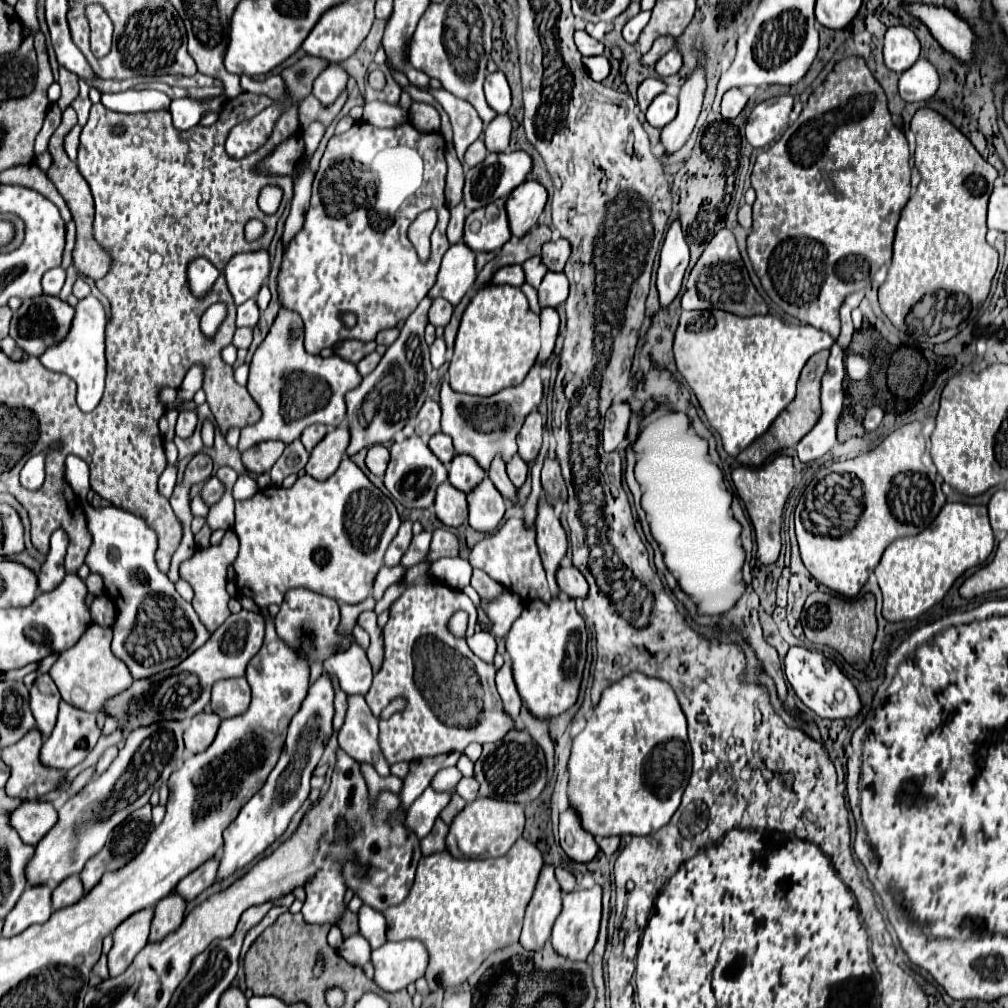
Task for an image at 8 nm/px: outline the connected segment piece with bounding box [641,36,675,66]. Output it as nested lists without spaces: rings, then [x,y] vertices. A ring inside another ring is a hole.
[[[661,36],[659,40],[655,40],[655,44],[653,44],[653,48],[641,58],[641,64],[643,66],[653,66],[671,46],[673,46],[673,36]]]

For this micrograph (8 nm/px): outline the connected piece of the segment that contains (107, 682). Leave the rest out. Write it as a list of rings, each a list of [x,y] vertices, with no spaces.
[[[91,624],[87,632],[81,636],[81,640],[57,658],[49,674],[57,684],[61,698],[67,704],[85,712],[101,710],[105,700],[123,692],[133,682],[127,666],[119,658],[115,658],[111,652],[111,628],[101,628],[97,624]]]

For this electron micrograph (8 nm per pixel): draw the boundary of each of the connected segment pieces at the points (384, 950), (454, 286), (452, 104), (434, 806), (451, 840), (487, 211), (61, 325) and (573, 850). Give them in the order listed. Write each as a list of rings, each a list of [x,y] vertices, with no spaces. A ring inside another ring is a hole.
[[[419,940],[385,942],[371,952],[375,984],[385,992],[403,990],[425,974],[429,954]]]
[[[463,242],[451,246],[443,260],[435,286],[429,290],[431,298],[445,298],[453,306],[461,302],[467,290],[475,284],[475,254]]]
[[[431,88],[429,92],[439,100],[443,110],[449,114],[449,120],[451,120],[451,126],[453,126],[455,150],[457,150],[457,156],[461,160],[467,146],[481,136],[483,120],[479,118],[479,114],[475,112],[475,108],[469,102],[455,98],[451,92],[447,92],[443,88],[439,88],[439,90]]]
[[[431,786],[407,808],[405,824],[411,828],[419,838],[427,836],[441,814],[441,810],[451,802],[453,792],[437,792]]]
[[[477,798],[459,812],[449,828],[447,850],[455,858],[497,858],[509,852],[525,826],[523,806],[513,802],[499,802],[493,798]]]
[[[495,200],[479,210],[473,210],[465,220],[463,242],[473,252],[499,250],[511,238],[505,200]]]
[[[41,294],[41,296],[35,296],[35,298],[23,300],[21,308],[13,312],[9,336],[11,336],[11,338],[17,342],[17,346],[21,346],[27,354],[31,354],[31,356],[41,356],[47,346],[51,346],[51,344],[55,344],[55,342],[61,342],[61,340],[67,336],[67,330],[71,328],[73,314],[75,314],[75,310],[73,310],[67,302],[63,302],[61,298],[57,298],[57,296]]]
[[[567,808],[559,814],[559,836],[561,848],[575,862],[589,862],[599,852],[593,836],[583,830],[579,814],[573,808]]]

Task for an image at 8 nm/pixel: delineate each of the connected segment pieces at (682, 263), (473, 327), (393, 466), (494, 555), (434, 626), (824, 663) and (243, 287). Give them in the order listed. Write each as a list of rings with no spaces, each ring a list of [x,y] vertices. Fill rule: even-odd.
[[[673,220],[663,240],[661,260],[657,270],[657,290],[661,306],[671,304],[671,300],[679,294],[687,264],[689,264],[689,246],[685,242],[681,222]]]
[[[511,286],[483,288],[469,302],[459,326],[449,364],[451,388],[471,396],[491,396],[507,386],[517,386],[535,364],[539,346],[539,316],[529,310],[525,294]]]
[[[411,436],[391,446],[391,460],[385,472],[385,488],[391,492],[395,500],[399,500],[405,508],[429,508],[435,500],[435,490],[441,482],[447,480],[447,468],[435,458],[429,446],[419,438]]]
[[[507,520],[497,532],[485,536],[477,542],[469,554],[469,562],[473,568],[487,572],[495,582],[503,584],[507,590],[515,592],[525,604],[541,598],[543,602],[551,600],[545,570],[539,558],[537,544],[535,544],[535,530],[525,530],[521,520]]]
[[[435,530],[427,562],[407,570],[407,576],[405,576],[407,586],[405,586],[401,598],[397,598],[393,602],[389,622],[383,628],[385,660],[383,660],[381,670],[373,678],[373,686],[367,692],[365,700],[367,700],[373,716],[377,716],[377,720],[379,720],[379,730],[381,730],[379,746],[389,764],[395,764],[401,760],[411,762],[417,758],[437,756],[437,754],[447,754],[447,752],[463,752],[471,742],[477,742],[477,744],[497,742],[497,740],[503,740],[511,730],[519,730],[515,720],[507,718],[507,712],[503,710],[503,704],[499,702],[499,694],[495,690],[495,666],[483,662],[467,646],[467,638],[473,636],[473,628],[475,628],[475,620],[477,620],[477,610],[475,610],[473,602],[461,590],[443,586],[429,574],[431,562],[435,562],[443,556],[457,556],[457,554],[459,554],[459,542],[457,542],[455,534],[451,534],[449,530]],[[459,610],[469,614],[467,632],[463,638],[453,636],[447,626],[449,618]],[[393,698],[403,698],[407,704],[401,712],[395,712],[391,718],[383,720],[381,712],[389,706],[389,702]]]
[[[803,646],[789,648],[785,656],[785,676],[795,690],[795,694],[801,698],[801,702],[811,708],[821,718],[851,718],[861,710],[861,702],[857,696],[855,686],[851,680],[841,674],[837,664],[831,658],[825,658],[821,652],[811,652]]]
[[[265,250],[241,252],[229,260],[225,278],[235,304],[243,304],[245,300],[257,296],[263,280],[269,274],[269,266],[269,254]]]

